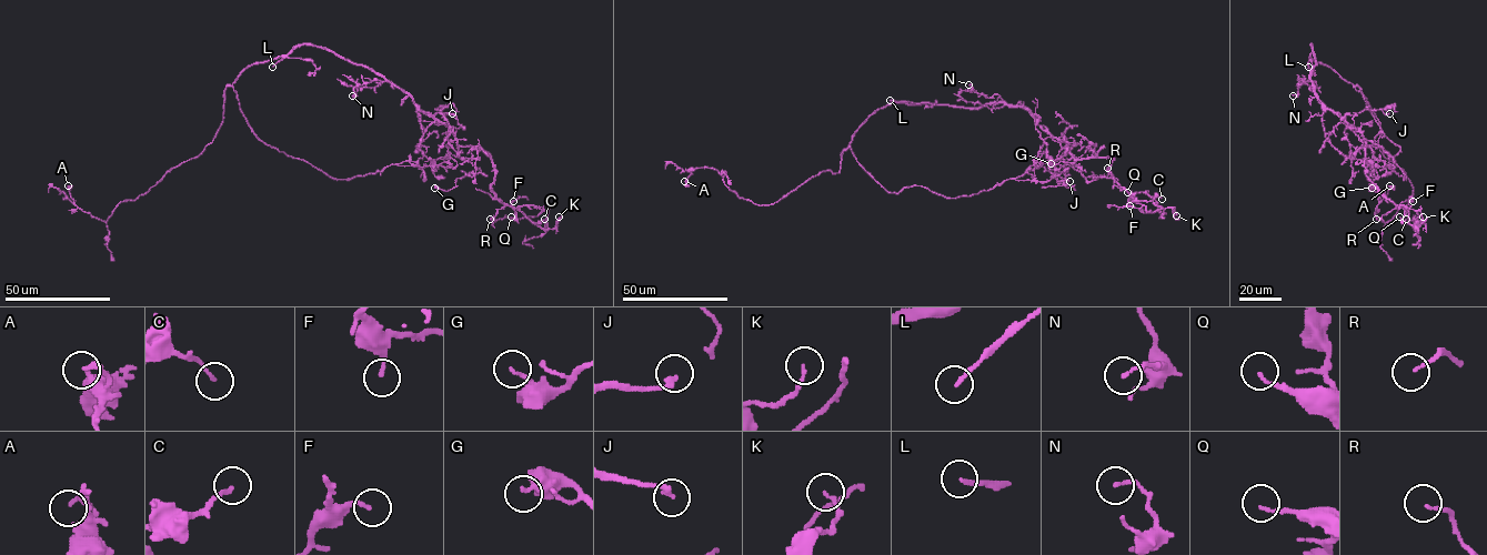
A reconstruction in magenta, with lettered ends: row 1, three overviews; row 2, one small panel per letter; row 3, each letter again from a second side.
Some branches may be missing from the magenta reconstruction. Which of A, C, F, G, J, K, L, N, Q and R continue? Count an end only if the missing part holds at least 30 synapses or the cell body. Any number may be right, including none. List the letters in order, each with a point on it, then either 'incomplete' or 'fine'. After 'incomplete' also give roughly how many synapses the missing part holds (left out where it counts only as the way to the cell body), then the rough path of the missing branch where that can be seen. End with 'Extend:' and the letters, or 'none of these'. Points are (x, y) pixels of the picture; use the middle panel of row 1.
A: place (684, 181); fine
C: place (1162, 199); fine
F: place (1129, 205); fine
G: place (1051, 163); fine
J: place (1069, 181); fine
K: place (1176, 215); fine
L: place (890, 100); incomplete; course (890, 100), (882, 99), (875, 90), (874, 70), (880, 62), (881, 51), (872, 34)
N: place (968, 84); fine
Q: place (1127, 192); fine
R: place (1107, 168); fine
Extend: L

